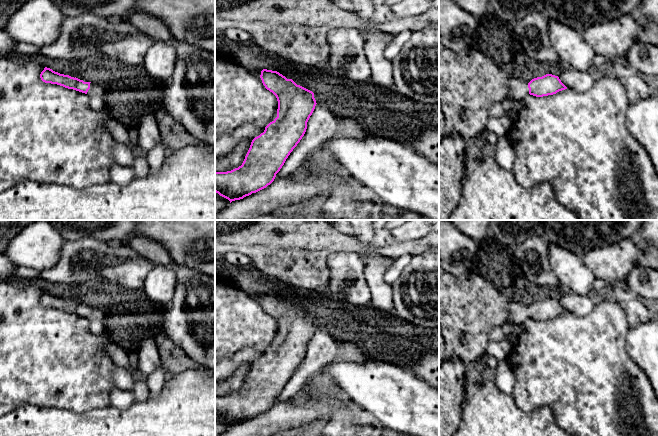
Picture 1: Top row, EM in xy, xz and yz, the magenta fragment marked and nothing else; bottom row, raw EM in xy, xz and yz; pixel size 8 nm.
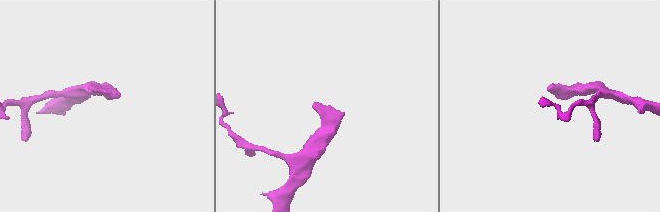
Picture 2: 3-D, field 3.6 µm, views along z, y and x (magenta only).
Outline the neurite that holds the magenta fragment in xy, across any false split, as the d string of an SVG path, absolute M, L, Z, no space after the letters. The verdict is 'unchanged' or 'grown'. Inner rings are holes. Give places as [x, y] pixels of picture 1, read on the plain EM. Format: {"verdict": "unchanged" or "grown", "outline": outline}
{"verdict": "grown", "outline": "M47 291L41 296L40 302L45 307L57 308L68 313L73 313L87 318L90 322L104 322L107 318L102 309L94 306L84 306L76 301L60 298Z"}

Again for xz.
{"verdict": "grown", "outline": "M233 268L230 276L240 289L261 297L263 309L278 325L277 341L252 364L242 389L231 395L215 396L215 416L231 427L274 405L304 360L317 327L312 315L282 299L290 292L290 285L277 285L273 278L252 268Z"}

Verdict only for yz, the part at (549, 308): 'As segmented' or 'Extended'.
Extended

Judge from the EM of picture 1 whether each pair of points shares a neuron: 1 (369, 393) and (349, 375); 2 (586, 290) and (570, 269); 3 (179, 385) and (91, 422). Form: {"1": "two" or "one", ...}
{"1": "one", "2": "one", "3": "one"}

